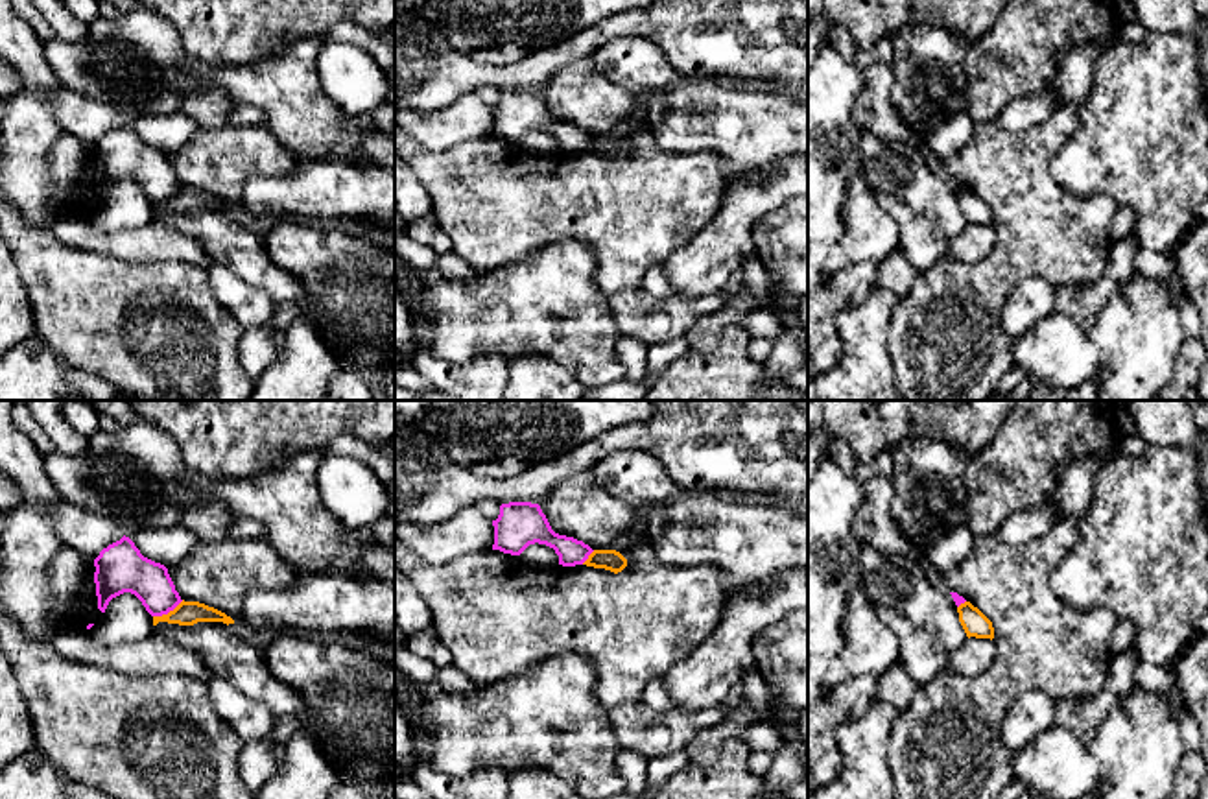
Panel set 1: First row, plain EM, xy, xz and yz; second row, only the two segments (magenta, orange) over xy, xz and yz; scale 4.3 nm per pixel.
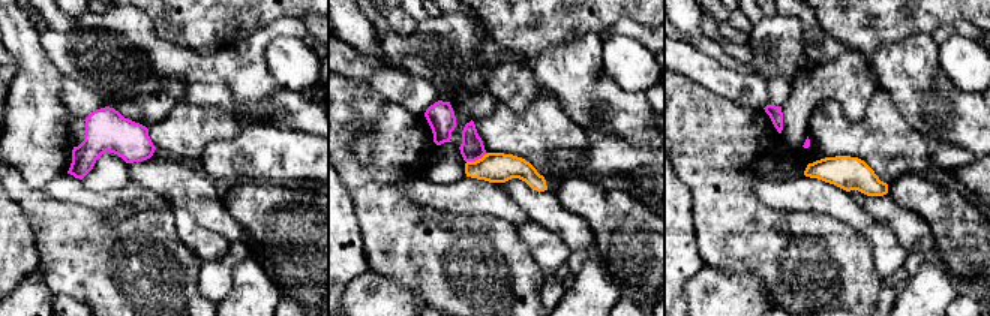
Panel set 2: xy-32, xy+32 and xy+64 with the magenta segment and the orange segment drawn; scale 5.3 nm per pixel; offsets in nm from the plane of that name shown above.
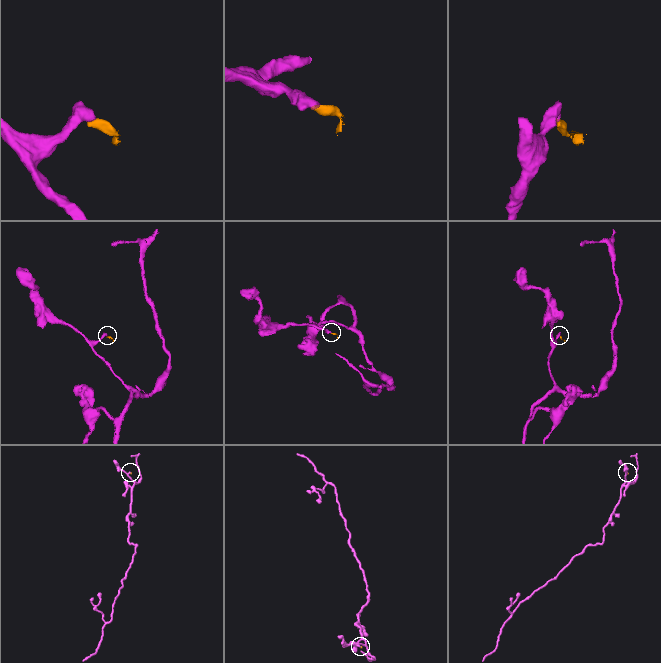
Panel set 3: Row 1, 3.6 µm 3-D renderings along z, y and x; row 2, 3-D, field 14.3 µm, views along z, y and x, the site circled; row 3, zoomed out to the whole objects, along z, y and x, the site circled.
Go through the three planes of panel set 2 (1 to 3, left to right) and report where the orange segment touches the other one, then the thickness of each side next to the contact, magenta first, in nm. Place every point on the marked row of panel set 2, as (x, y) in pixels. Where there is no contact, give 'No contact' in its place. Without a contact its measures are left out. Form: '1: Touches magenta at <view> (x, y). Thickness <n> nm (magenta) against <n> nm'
1: No contact
2: Touches magenta at xy+32 (477, 159). Thickness 130 nm (magenta) against 160 nm
3: No contact

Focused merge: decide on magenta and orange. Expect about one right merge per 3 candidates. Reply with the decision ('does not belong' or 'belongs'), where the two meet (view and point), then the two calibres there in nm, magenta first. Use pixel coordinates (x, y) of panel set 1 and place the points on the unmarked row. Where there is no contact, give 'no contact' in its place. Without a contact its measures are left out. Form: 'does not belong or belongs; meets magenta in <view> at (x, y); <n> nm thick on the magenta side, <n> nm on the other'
does not belong; meets magenta in xy at (168, 198); 190 nm thick on the magenta side, 110 nm on the other

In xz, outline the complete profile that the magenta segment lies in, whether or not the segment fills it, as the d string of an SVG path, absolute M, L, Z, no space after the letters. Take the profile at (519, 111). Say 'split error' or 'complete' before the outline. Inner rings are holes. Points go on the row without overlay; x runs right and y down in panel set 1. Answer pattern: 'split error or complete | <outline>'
complete | M509 89L500 92L500 101L492 107L494 131L492 137L520 142L529 131L546 131L559 142L559 151L583 151L594 138L583 127L559 122L551 116L539 90Z

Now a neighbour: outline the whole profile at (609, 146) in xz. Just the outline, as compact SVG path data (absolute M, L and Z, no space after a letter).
M594 137L583 151L618 161L627 153L627 146L616 137Z

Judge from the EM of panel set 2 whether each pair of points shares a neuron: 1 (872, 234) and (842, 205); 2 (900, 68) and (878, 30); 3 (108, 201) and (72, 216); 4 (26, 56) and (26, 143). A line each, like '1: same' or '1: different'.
1: different
2: different
3: different
4: same

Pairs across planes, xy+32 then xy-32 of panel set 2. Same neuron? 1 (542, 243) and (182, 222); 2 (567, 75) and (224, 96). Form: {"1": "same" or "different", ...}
{"1": "same", "2": "different"}

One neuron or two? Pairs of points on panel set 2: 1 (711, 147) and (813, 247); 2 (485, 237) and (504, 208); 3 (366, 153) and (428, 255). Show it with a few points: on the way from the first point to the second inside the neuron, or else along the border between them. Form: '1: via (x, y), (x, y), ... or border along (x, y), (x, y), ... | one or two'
1: via (722, 178), (782, 241) | one
2: border along (464, 211), (491, 213), (516, 226) | two
3: border along (374, 125), (371, 128), (374, 156), (363, 163) | two

